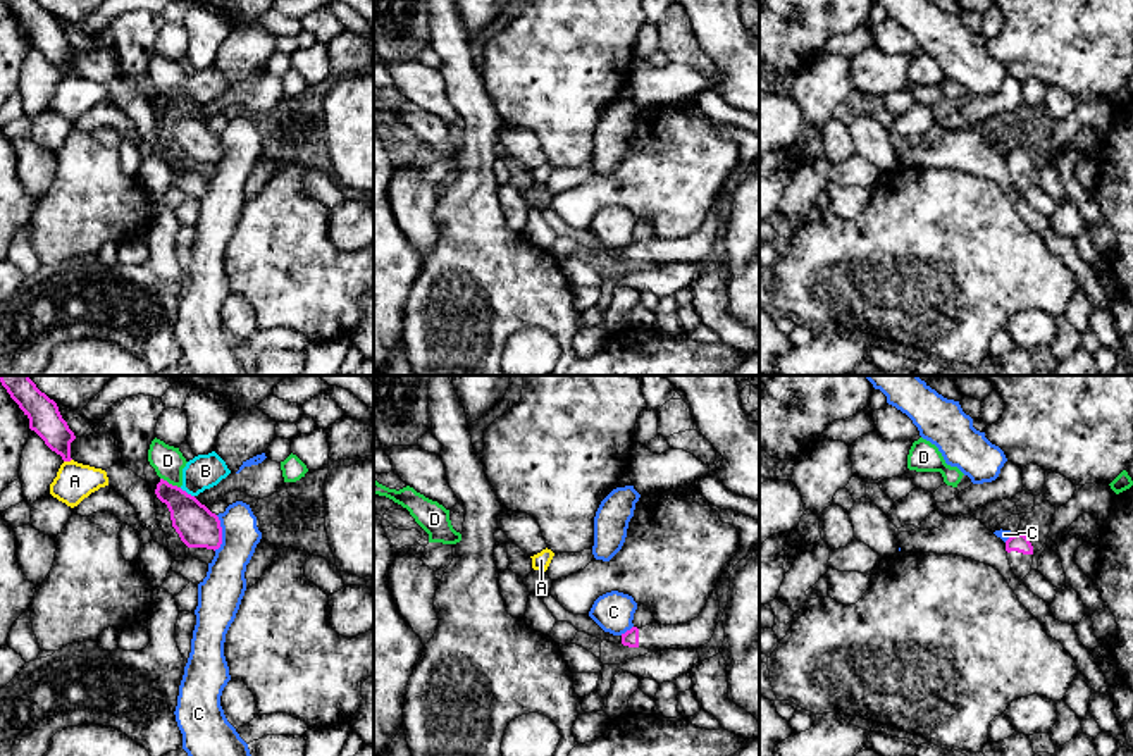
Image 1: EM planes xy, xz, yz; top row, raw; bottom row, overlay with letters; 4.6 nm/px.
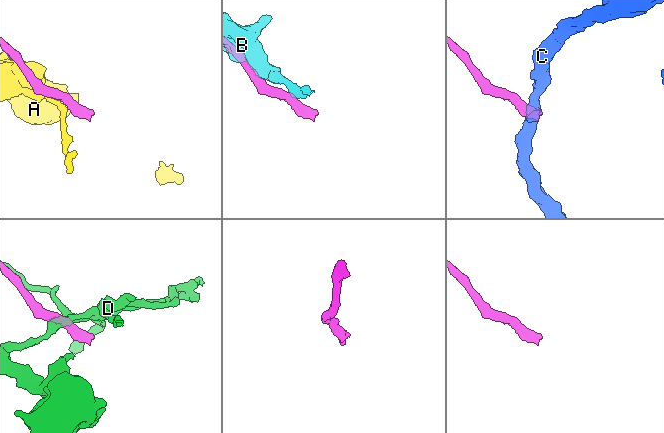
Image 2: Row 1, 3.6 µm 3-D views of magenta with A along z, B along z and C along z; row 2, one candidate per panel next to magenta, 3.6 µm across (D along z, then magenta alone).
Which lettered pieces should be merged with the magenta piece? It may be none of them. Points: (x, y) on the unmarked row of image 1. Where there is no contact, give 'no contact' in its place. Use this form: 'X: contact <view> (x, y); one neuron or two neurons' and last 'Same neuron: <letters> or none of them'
A: contact xy (68, 74); two neurons
B: contact xy (185, 105); two neurons
C: contact xy (221, 148); two neurons
D: contact xy (171, 99); two neurons
Same neuron: none of them

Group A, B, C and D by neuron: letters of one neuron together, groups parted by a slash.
A / B / C / D

